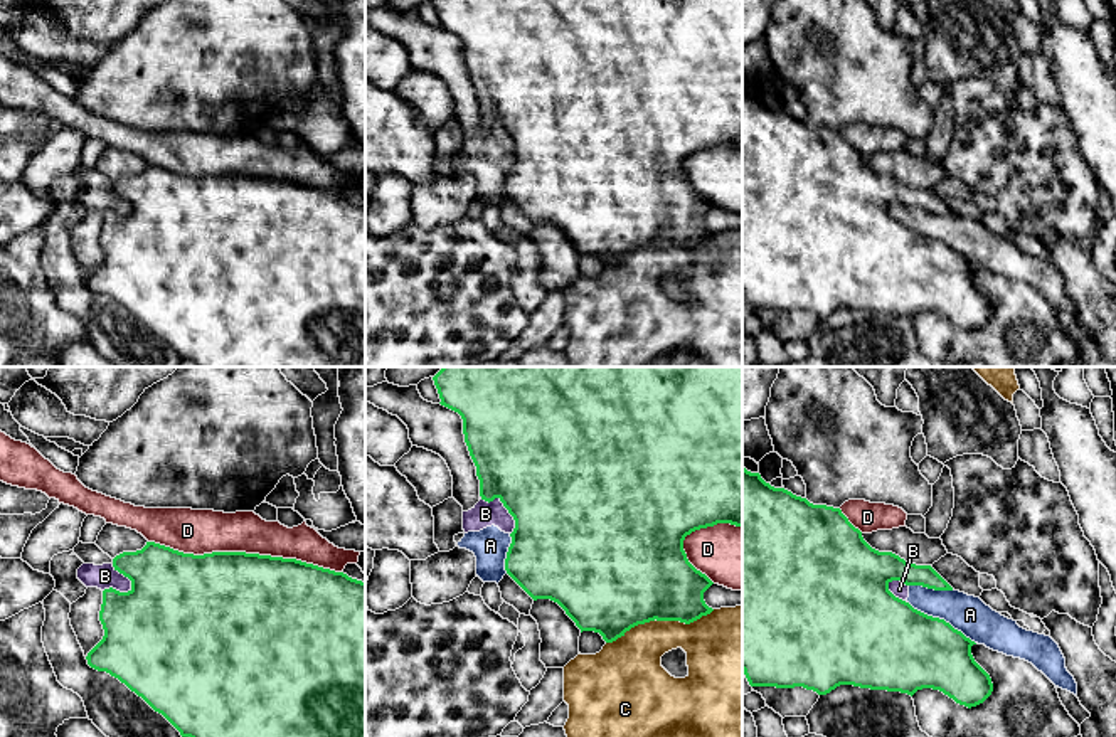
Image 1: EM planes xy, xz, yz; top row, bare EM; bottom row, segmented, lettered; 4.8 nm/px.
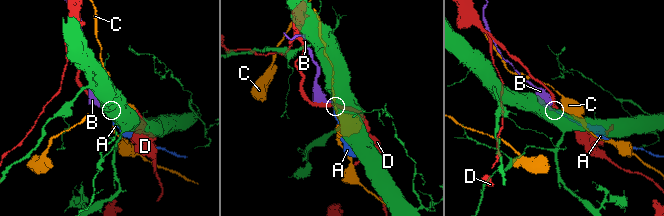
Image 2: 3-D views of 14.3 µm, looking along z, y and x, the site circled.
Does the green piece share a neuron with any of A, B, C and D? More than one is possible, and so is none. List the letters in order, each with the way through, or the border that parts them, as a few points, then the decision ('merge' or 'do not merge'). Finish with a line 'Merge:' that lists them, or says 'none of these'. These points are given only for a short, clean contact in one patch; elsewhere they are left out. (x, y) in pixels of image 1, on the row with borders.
A: do not merge
B: do not merge
C: do not merge
D: do not merge
Merge: none of these

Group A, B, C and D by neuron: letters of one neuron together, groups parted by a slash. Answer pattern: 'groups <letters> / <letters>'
groups A B / C / D

